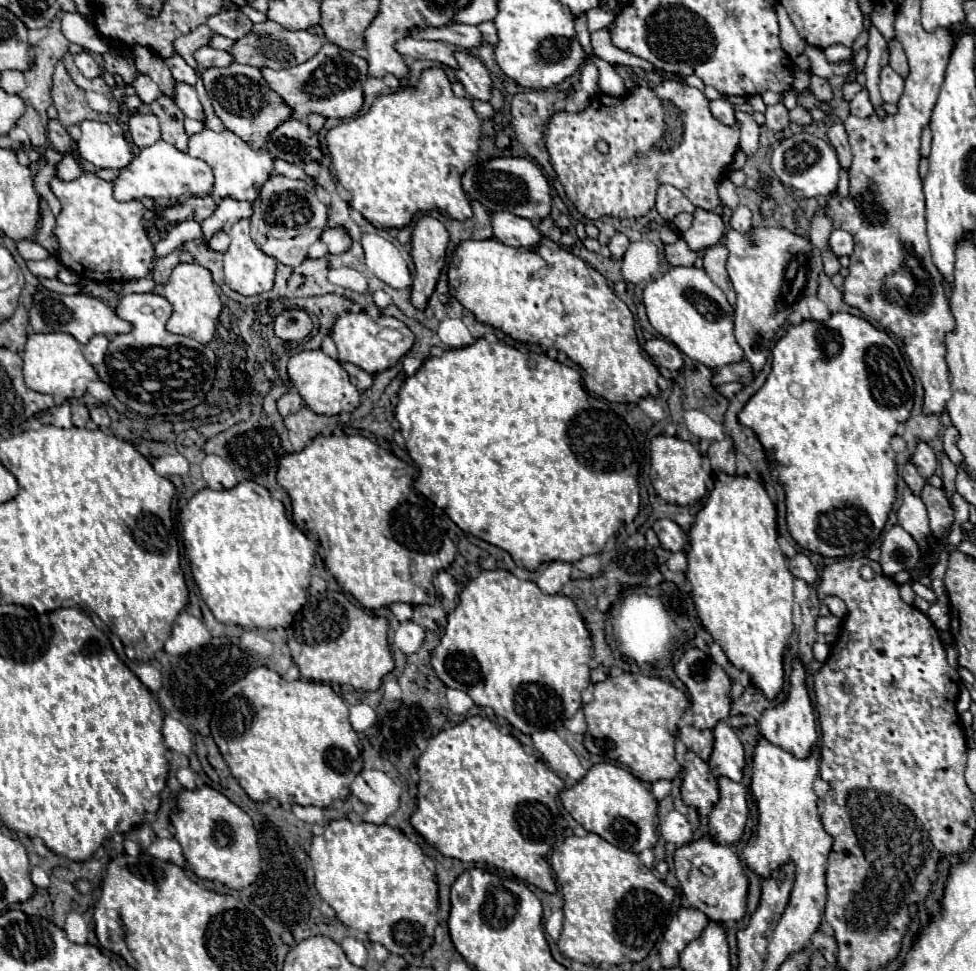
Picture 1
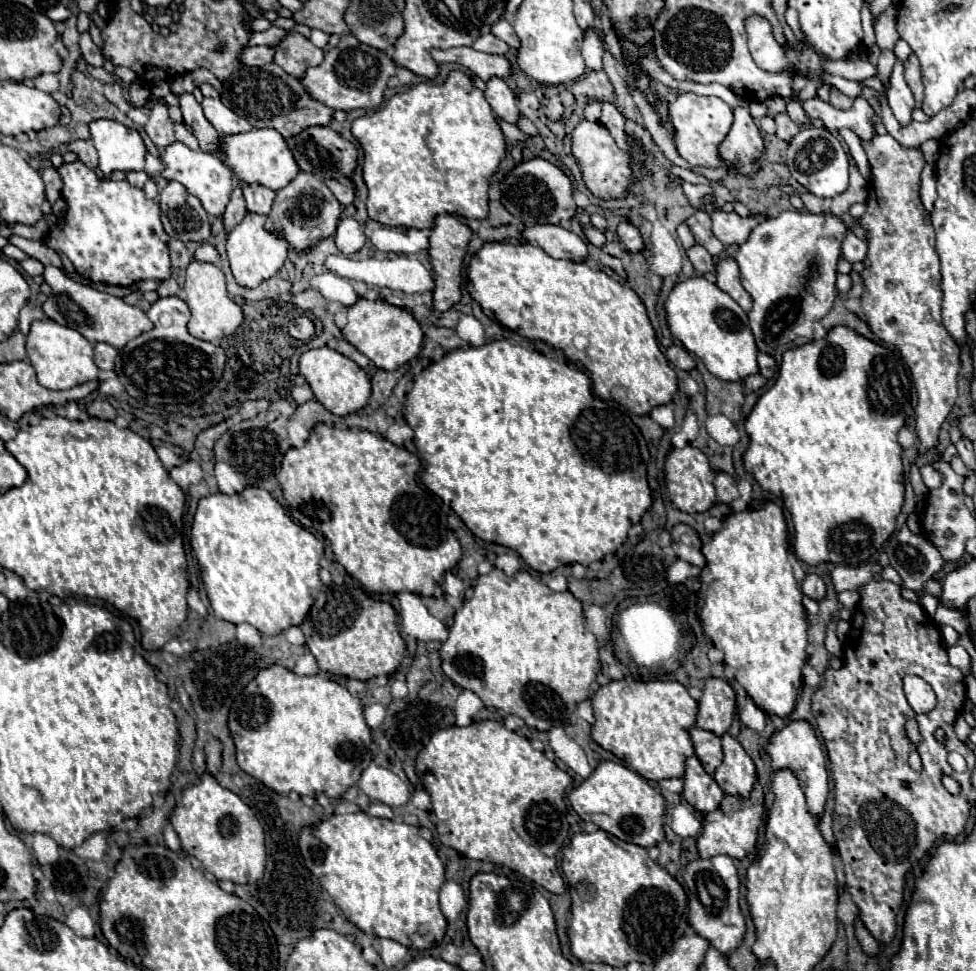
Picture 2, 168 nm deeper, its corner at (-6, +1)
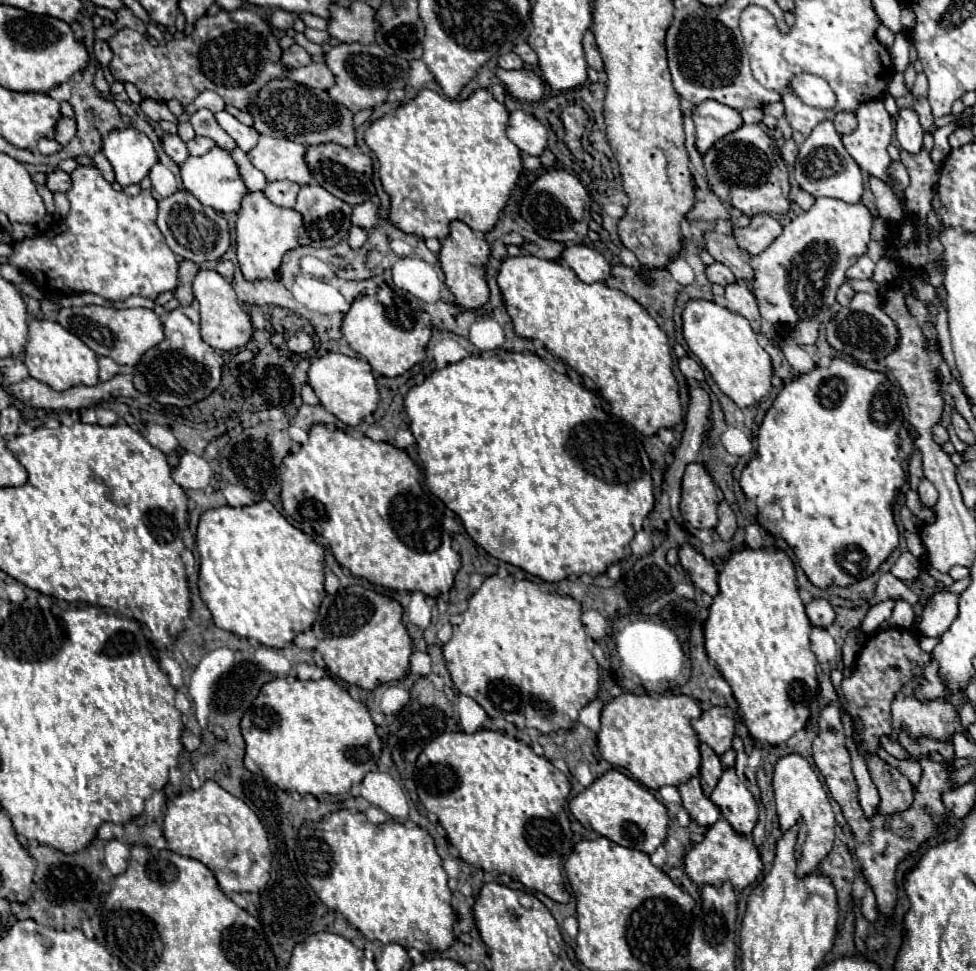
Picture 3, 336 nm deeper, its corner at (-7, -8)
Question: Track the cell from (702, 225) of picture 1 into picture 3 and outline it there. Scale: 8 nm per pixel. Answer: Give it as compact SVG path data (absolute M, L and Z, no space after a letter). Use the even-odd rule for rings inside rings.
M756 215L752 217L746 229L734 229L734 237L742 249L750 255L760 255L768 245L782 233L782 225L772 215Z

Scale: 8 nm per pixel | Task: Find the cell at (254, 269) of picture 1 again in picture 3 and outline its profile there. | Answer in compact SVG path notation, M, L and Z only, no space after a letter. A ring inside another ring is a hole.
M262 191L248 193L242 201L242 209L236 221L236 243L238 243L238 263L242 275L250 281L256 279L276 279L282 255L298 245L298 229L302 225L300 213L296 209L272 205Z

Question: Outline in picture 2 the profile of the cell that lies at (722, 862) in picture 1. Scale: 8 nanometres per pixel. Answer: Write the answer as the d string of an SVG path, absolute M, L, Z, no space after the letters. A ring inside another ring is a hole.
M715 856L715 858L697 858L685 866L683 874L687 896L689 896L689 922L693 930L707 938L711 946L723 954L733 952L745 936L745 914L739 904L739 874L733 858Z

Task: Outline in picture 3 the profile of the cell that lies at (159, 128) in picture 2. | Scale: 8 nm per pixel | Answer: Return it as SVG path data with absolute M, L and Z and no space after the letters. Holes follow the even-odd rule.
M164 135L162 145L164 145L166 153L168 153L168 155L178 163L178 165L182 165L182 163L190 157L186 143L184 143L178 135Z

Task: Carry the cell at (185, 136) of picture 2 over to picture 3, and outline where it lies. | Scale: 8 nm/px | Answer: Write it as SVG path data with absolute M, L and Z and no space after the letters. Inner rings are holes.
M194 137L192 141L188 141L186 143L188 145L188 151L190 151L190 155L204 155L204 153L208 153L216 143L210 139L210 137Z

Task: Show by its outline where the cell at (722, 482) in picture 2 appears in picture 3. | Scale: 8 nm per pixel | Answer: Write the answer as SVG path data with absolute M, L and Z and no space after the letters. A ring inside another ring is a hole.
M722 501L718 505L718 527L716 527L718 535L722 541L730 541L734 537L734 531L736 531L736 517L730 509L730 505L726 501Z

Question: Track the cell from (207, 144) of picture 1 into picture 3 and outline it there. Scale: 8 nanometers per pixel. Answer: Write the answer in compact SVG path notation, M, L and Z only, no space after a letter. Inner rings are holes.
M260 135L258 145L248 153L248 159L258 167L268 181L296 181L308 185L312 173L304 161L306 147L288 139L274 139Z

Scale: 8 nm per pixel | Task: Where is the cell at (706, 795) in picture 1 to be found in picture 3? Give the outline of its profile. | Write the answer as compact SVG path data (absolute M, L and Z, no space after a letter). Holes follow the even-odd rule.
M698 777L680 783L678 791L682 797L682 807L688 811L690 819L694 819L700 827L710 827L720 819L720 809L708 797L704 797Z

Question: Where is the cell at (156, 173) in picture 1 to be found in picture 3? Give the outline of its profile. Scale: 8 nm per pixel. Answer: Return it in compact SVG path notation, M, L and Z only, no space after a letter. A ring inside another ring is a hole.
M214 147L206 155L188 157L188 161L180 167L180 171L182 171L182 181L184 181L186 191L190 191L202 205L208 205L220 213L230 213L230 211L238 213L240 211L240 203L242 203L244 195L248 193L248 187L244 185L244 181L240 177L236 161L232 159L232 155L226 149Z

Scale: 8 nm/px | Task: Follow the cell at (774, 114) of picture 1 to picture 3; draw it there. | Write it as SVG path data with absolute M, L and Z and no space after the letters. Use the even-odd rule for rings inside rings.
M794 139L786 141L784 147L782 147L782 159L784 159L788 165L794 165L794 163L796 163L796 155L798 155L798 145L794 143Z

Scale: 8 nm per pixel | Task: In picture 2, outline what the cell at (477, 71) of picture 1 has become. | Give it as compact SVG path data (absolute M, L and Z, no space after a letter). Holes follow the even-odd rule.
M499 78L487 80L485 98L497 116L501 116L503 120L507 120L511 124L517 122L521 110L515 104L515 94L509 90L509 86L503 80L499 80Z

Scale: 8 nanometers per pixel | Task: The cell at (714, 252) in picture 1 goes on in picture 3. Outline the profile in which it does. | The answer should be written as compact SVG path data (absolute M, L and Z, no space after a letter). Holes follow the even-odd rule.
M738 281L734 285L726 287L726 307L732 313L738 313L742 317L746 317L752 325L752 329L756 333L760 333L760 311L758 311L758 301L756 297L750 293L748 285L744 281Z

